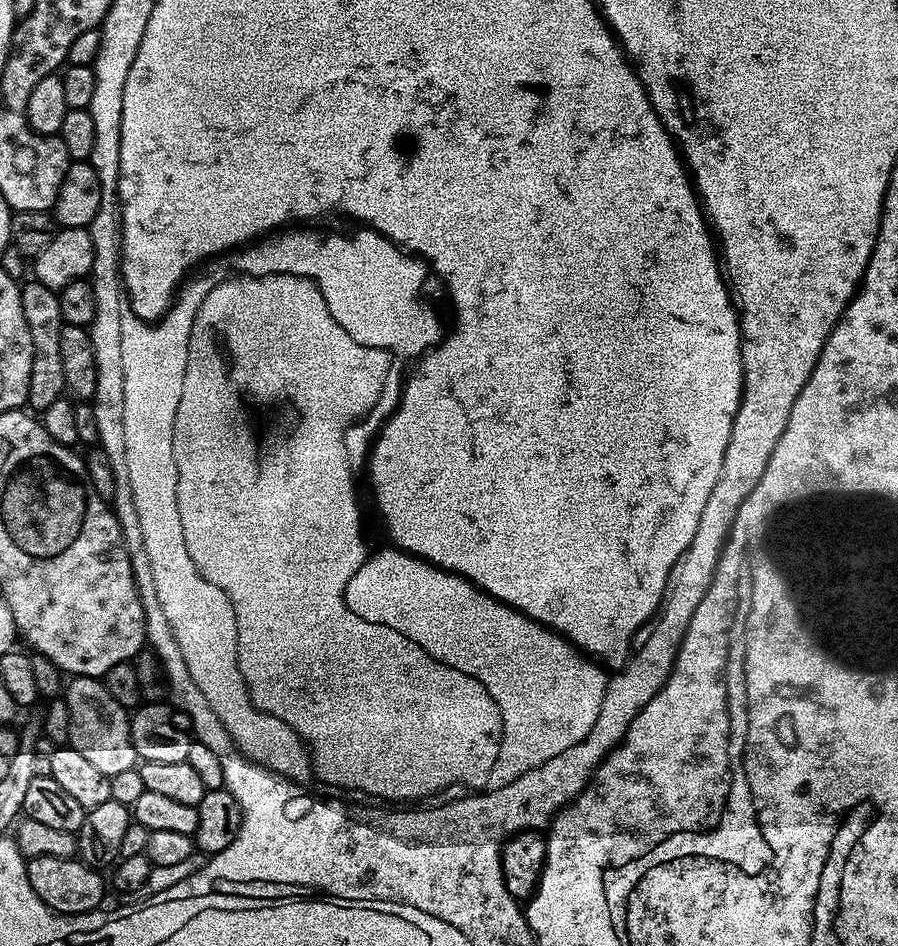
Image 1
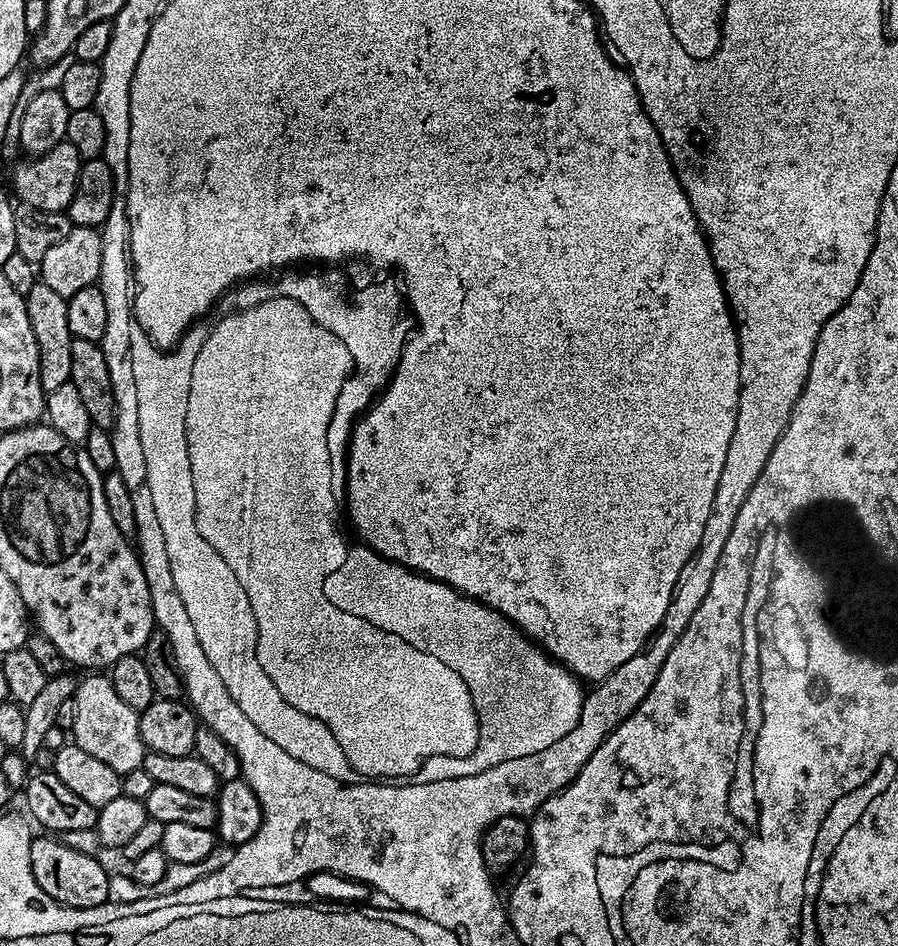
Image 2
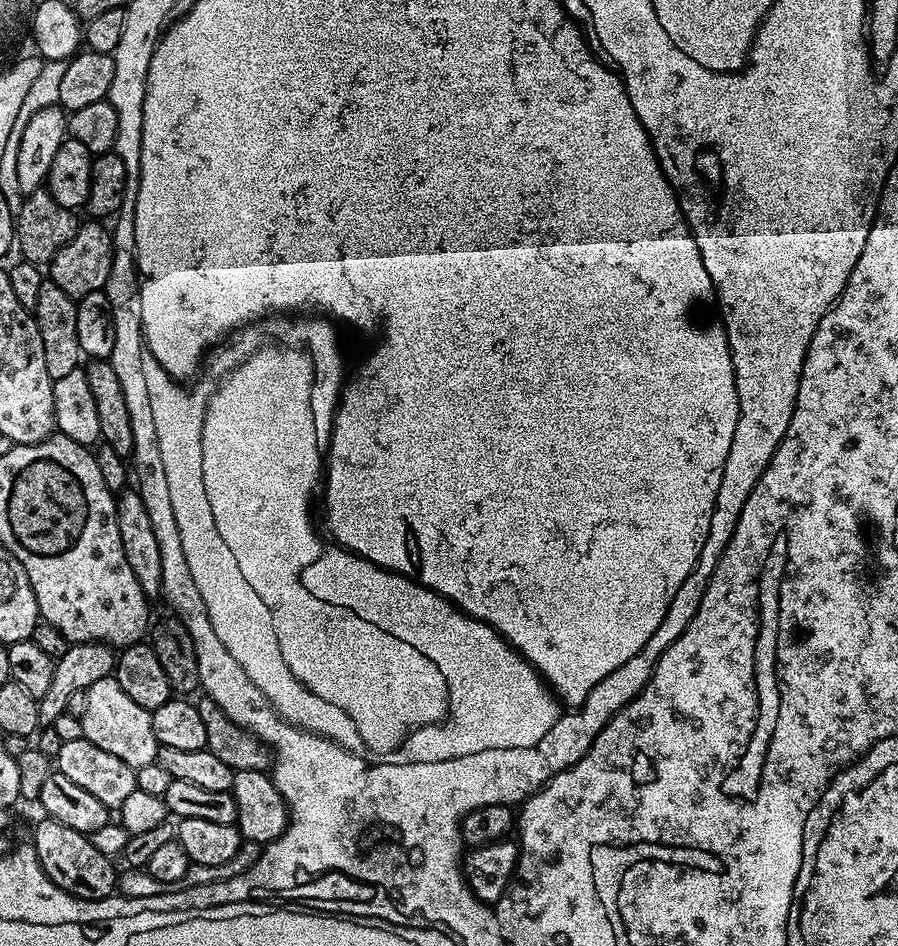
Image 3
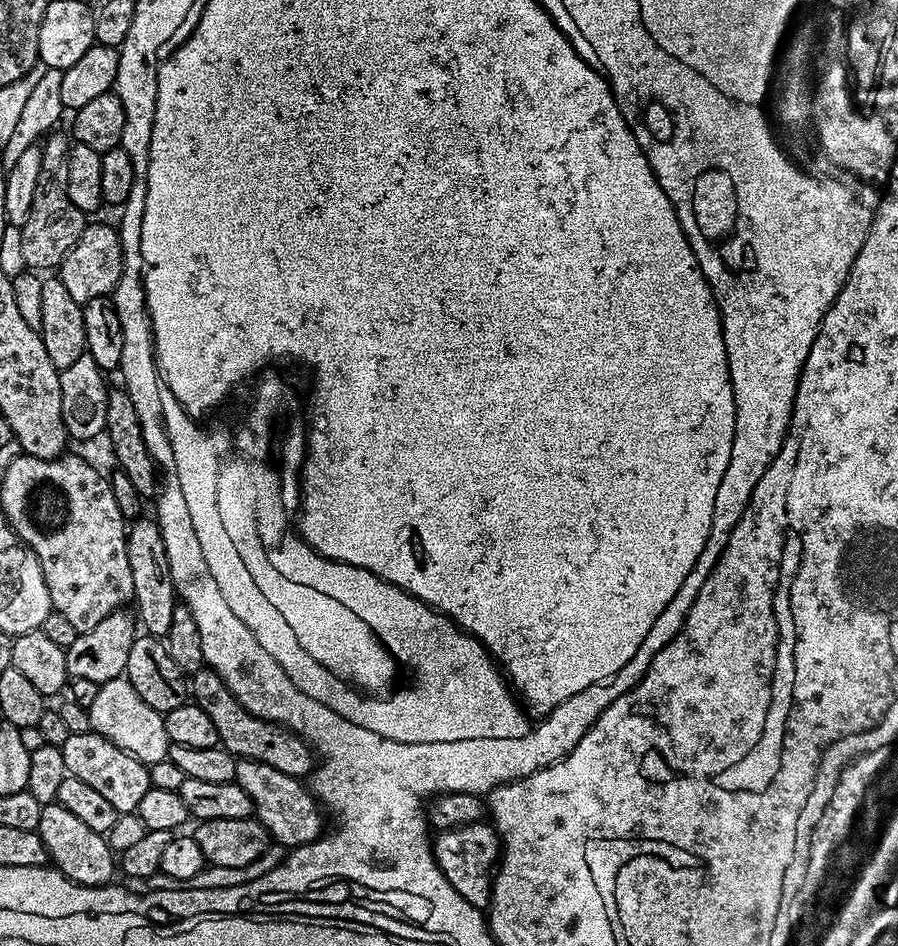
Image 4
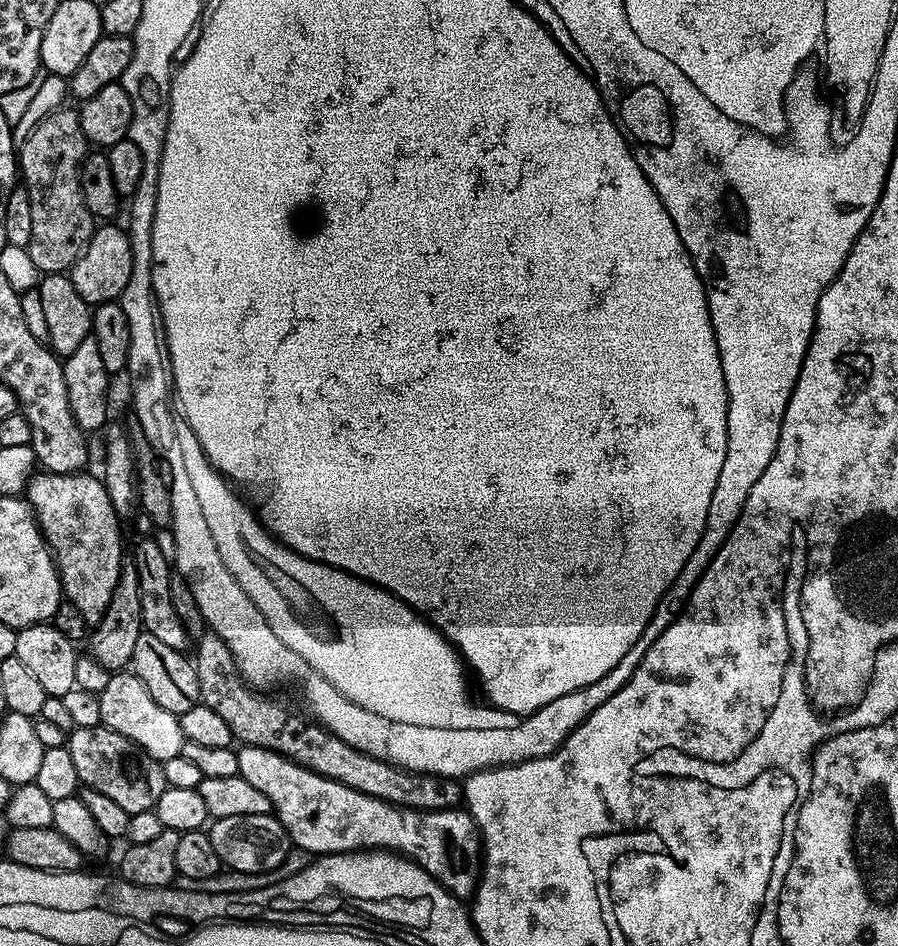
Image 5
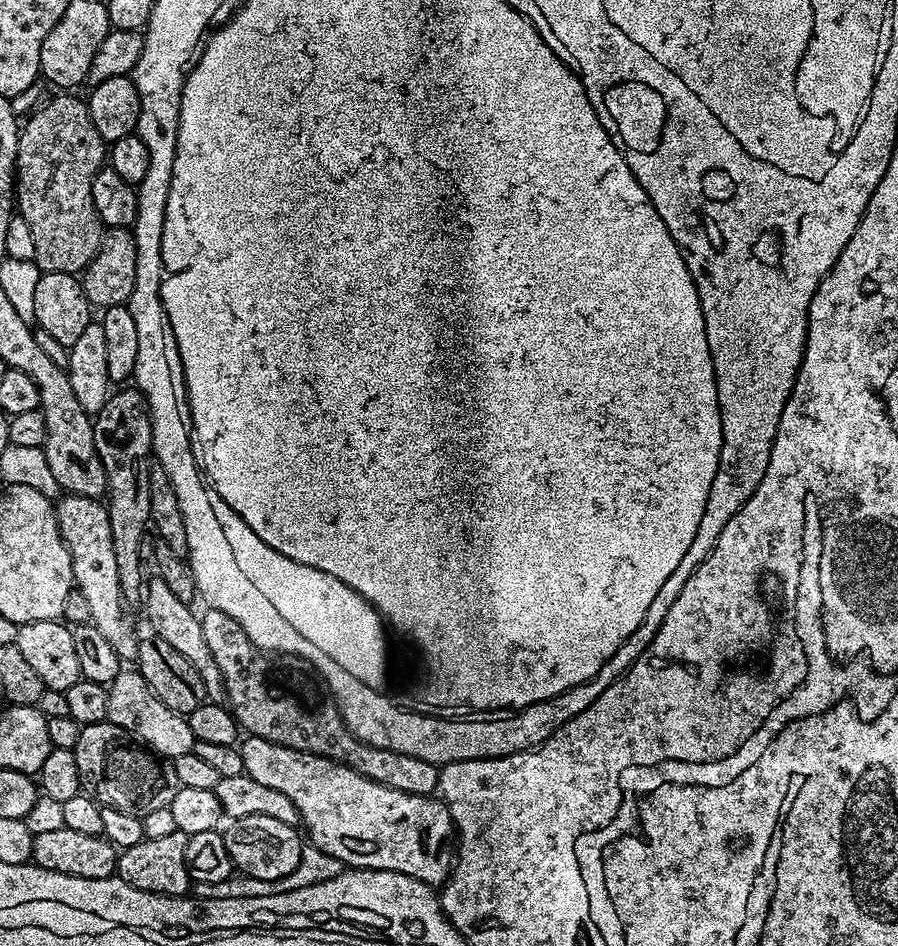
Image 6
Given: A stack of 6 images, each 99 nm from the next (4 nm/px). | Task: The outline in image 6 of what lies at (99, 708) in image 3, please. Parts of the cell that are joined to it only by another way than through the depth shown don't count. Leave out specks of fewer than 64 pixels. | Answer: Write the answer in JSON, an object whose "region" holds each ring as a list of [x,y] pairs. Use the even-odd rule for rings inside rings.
{"region":[[[133,678],[128,685],[123,682],[107,689],[107,723],[117,724],[128,731],[141,745],[147,746],[161,758],[175,758],[186,754],[196,745],[187,719],[181,713],[170,710],[166,702],[149,690],[147,684]]]}

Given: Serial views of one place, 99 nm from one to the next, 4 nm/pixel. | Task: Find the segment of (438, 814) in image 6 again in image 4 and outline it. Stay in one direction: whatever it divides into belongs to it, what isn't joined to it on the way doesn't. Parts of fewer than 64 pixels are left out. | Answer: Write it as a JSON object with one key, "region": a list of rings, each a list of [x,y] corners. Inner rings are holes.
{"region":[[[237,760],[235,783],[240,784],[242,790],[246,790],[246,794],[250,794],[255,819],[259,820],[277,845],[291,850],[320,839],[322,835],[320,827],[325,820],[321,805],[305,785],[304,788],[300,785],[303,783],[297,777],[282,774],[282,770],[274,770],[274,766],[266,766],[266,762]],[[481,822],[441,831],[435,837],[432,852],[450,886],[454,886],[454,890],[458,890],[458,894],[462,894],[470,906],[487,909],[492,902],[492,882],[502,855],[502,841],[495,827],[491,823]]]}

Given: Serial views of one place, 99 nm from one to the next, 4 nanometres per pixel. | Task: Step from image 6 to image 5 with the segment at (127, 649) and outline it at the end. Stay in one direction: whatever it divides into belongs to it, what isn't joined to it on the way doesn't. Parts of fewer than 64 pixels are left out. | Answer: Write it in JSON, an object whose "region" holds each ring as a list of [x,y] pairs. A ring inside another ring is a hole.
{"region":[[[37,471],[32,479],[28,481],[26,489],[26,499],[32,512],[36,516],[36,522],[40,526],[40,533],[44,535],[44,541],[48,543],[48,547],[52,549],[52,558],[56,562],[56,571],[60,573],[60,587],[62,596],[65,601],[73,603],[74,606],[81,611],[82,618],[88,626],[96,625],[106,614],[106,610],[110,606],[110,594],[114,594],[114,586],[118,586],[118,574],[120,573],[120,565],[125,563],[124,544],[120,541],[120,524],[121,517],[116,515],[114,506],[110,506],[110,494],[106,494],[106,486],[103,479],[88,476],[84,472],[71,472],[70,474],[54,474],[53,472]]]}

